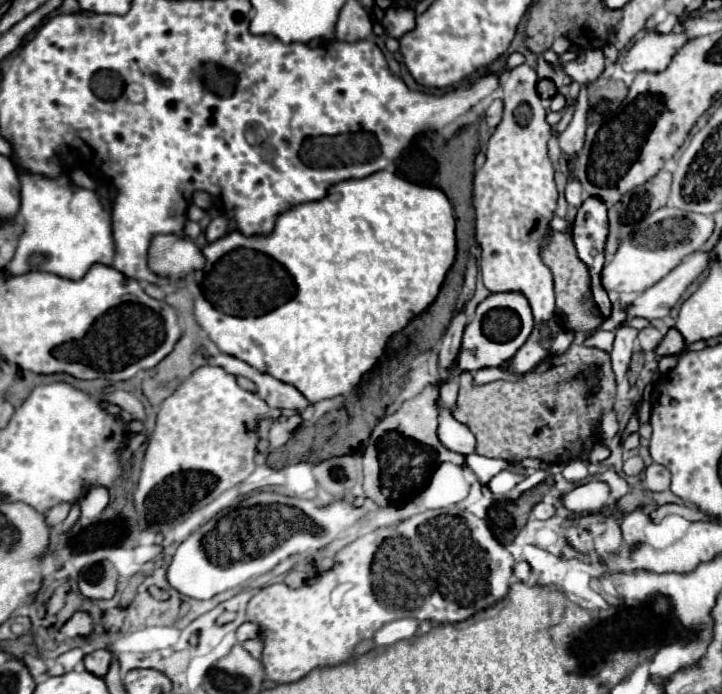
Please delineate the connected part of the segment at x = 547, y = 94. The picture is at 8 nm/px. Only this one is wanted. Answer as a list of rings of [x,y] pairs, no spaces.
[[[541,79],[541,81],[537,83],[537,93],[539,93],[543,99],[551,99],[551,97],[557,95],[557,87],[555,87],[553,81],[549,81],[549,79]]]

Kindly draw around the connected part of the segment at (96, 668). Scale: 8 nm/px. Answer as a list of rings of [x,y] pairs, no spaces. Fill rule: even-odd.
[[[97,649],[97,651],[89,653],[89,655],[85,655],[83,663],[85,663],[85,669],[87,669],[87,671],[103,677],[103,675],[107,673],[107,669],[109,669],[111,653],[109,653],[107,649]]]

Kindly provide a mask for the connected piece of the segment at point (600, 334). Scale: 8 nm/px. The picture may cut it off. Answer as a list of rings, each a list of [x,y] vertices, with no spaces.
[[[597,329],[597,331],[593,331],[591,335],[585,337],[583,345],[591,345],[595,349],[601,349],[601,351],[609,353],[611,347],[613,347],[613,331],[601,331],[601,329]]]

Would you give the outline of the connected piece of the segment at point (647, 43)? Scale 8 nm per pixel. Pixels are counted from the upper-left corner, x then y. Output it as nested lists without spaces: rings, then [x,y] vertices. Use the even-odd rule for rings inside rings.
[[[647,31],[639,41],[633,43],[633,47],[627,51],[627,55],[621,61],[623,71],[629,73],[659,73],[663,71],[679,47],[683,47],[689,41],[689,35],[685,31],[679,31],[679,35],[673,35],[675,31],[663,35],[657,31]]]

